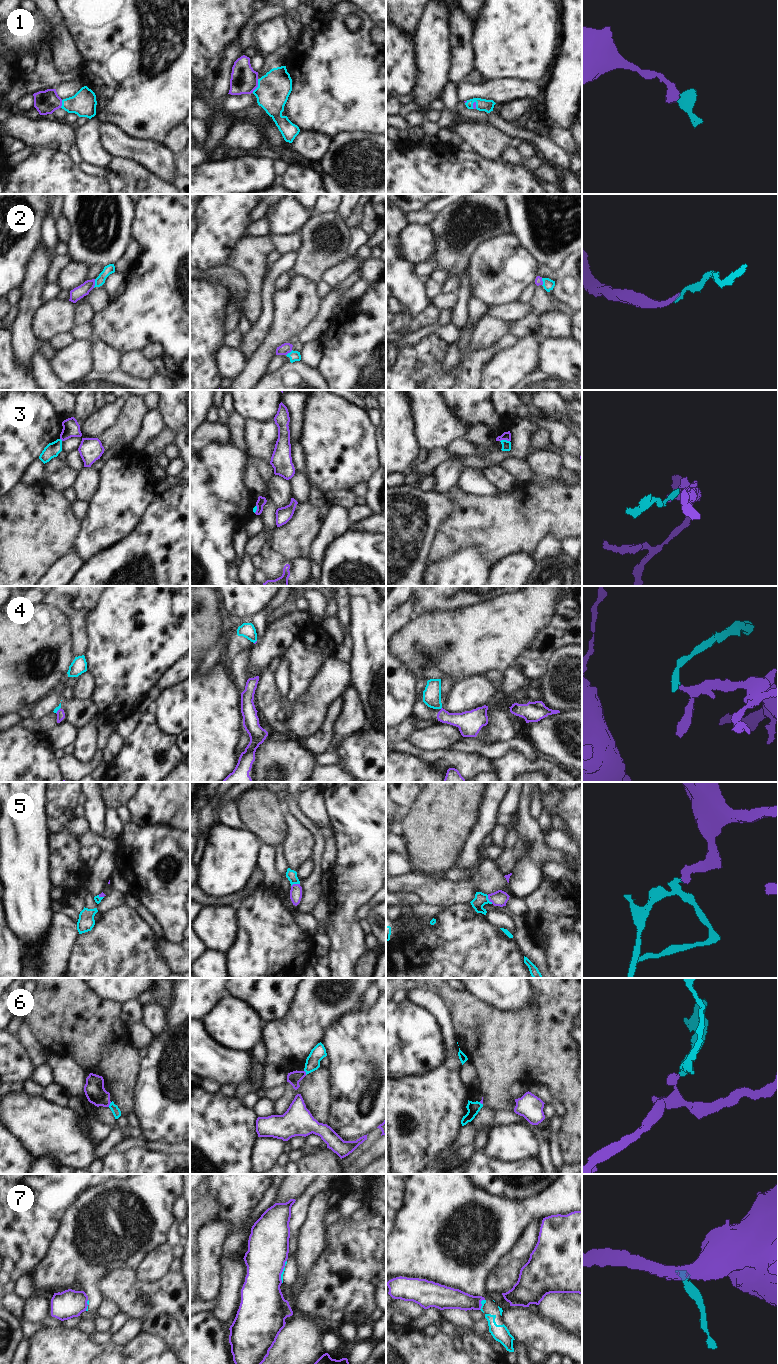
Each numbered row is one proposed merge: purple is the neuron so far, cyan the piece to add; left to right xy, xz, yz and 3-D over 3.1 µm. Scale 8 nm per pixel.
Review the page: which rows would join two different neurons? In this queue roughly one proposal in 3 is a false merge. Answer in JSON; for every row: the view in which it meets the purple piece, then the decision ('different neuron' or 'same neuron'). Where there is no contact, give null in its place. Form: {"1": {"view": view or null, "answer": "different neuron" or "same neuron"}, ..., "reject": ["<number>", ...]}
{"1": {"view": "xz", "answer": "same neuron"}, "2": {"view": "xy", "answer": "different neuron"}, "3": {"view": "yz", "answer": "different neuron"}, "4": {"view": "xy", "answer": "different neuron"}, "5": {"view": "yz", "answer": "same neuron"}, "6": {"view": "xy", "answer": "different neuron"}, "7": {"view": "xz", "answer": "different neuron"}, "reject": ["2", "3", "4", "6", "7"]}

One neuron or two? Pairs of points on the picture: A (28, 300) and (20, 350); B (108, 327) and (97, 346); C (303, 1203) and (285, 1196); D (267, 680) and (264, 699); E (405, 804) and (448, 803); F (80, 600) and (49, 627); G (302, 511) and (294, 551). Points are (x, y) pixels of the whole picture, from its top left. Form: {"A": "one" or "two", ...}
{"A": "one", "B": "two", "C": "two", "D": "one", "E": "two", "F": "two", "G": "one"}

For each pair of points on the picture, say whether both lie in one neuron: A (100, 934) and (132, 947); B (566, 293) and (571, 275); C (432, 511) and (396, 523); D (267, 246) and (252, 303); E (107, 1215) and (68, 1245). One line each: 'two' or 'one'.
A: one
B: one
C: one
D: one
E: one

